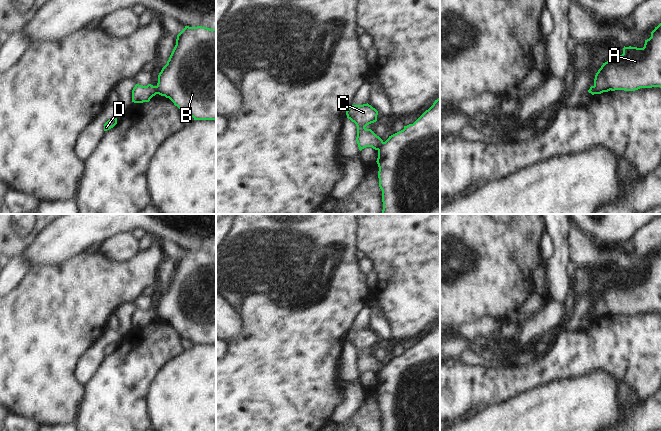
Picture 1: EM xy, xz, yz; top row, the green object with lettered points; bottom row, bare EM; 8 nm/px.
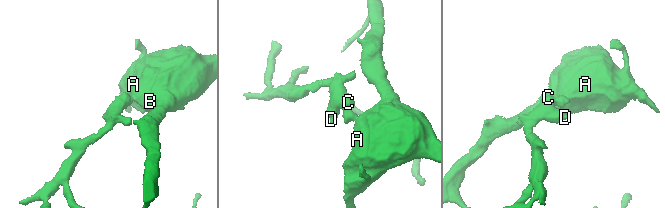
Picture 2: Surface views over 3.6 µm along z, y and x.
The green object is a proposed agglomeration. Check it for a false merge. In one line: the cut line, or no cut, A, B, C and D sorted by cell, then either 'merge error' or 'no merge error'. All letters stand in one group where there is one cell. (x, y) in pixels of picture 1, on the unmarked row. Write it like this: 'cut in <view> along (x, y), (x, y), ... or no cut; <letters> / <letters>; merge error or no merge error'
cut in xy along (156, 310), (158, 317); A B / C D; merge error

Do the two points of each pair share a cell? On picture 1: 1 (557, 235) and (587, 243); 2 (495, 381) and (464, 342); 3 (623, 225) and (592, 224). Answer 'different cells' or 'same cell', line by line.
1: different cells
2: different cells
3: same cell

